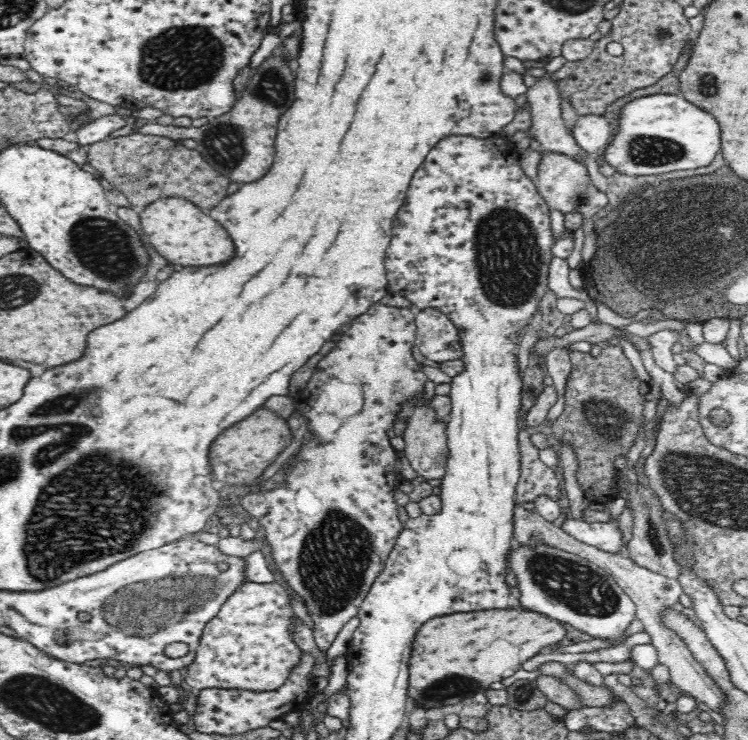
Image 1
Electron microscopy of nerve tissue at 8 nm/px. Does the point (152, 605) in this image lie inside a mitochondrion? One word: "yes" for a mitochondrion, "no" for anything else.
yes

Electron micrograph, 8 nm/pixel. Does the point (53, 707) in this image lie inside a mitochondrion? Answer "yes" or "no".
yes

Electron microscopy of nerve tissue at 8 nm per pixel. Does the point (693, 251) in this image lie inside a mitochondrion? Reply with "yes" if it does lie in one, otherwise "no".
yes

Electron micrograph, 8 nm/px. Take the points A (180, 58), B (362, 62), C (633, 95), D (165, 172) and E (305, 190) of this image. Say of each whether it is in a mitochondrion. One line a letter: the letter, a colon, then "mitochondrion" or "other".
A: mitochondrion
B: other
C: other
D: other
E: other

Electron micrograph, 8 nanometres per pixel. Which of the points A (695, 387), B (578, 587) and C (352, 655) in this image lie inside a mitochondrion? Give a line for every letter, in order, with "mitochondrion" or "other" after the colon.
A: other
B: mitochondrion
C: other

